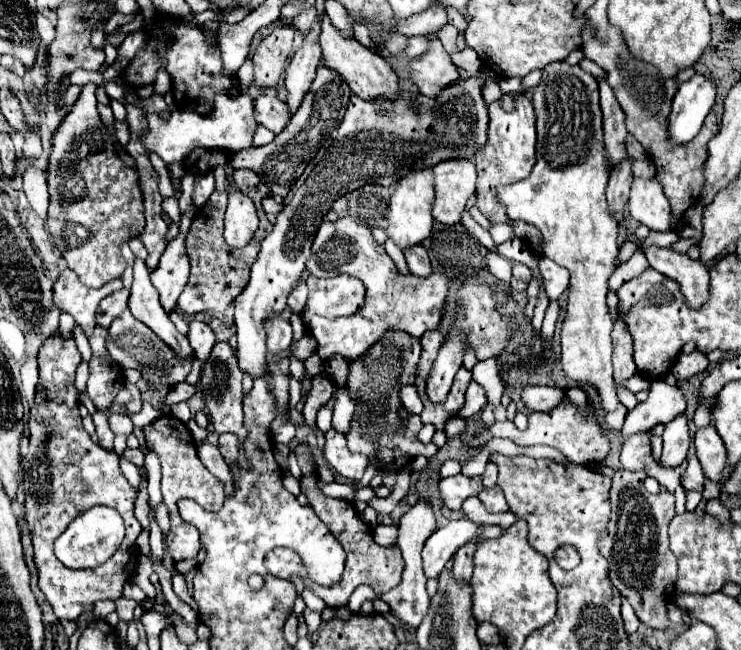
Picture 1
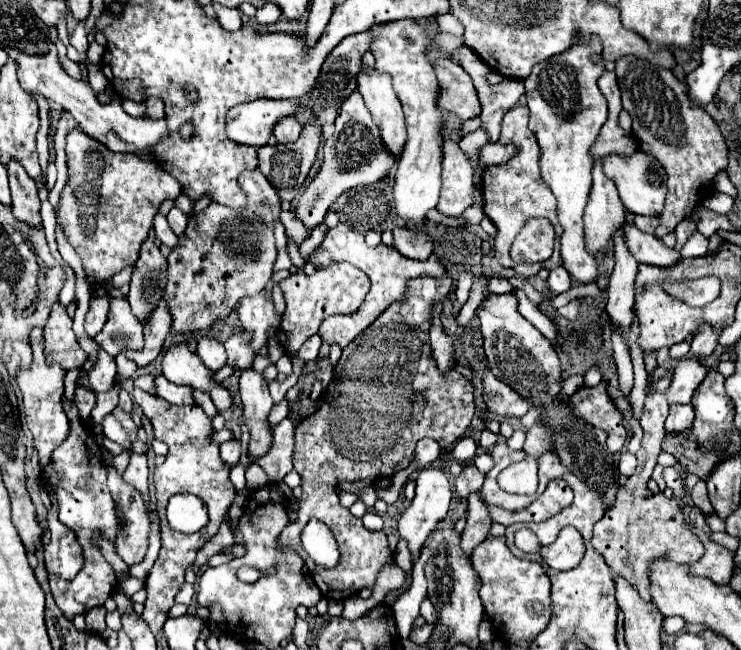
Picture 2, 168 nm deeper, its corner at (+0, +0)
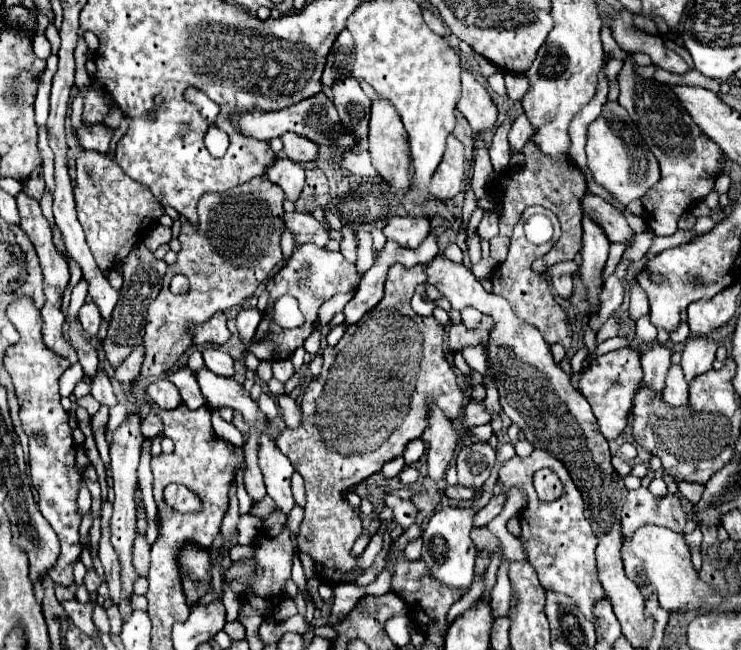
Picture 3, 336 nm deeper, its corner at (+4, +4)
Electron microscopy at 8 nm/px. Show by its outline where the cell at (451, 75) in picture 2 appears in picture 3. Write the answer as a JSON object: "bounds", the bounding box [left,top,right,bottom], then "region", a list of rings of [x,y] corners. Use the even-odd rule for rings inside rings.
{"bounds":[458,72,498,132],"region":[[[462,72],[462,98],[458,110],[464,114],[474,132],[486,132],[496,124],[498,110],[492,102],[488,90],[474,80],[470,72]]]}

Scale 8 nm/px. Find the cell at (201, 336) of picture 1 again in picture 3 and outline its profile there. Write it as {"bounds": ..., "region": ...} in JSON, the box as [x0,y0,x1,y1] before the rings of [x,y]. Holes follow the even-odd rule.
{"bounds":[204,350,234,378],"region":[[[206,350],[204,362],[206,362],[206,368],[218,376],[224,376],[224,378],[234,376],[234,360],[230,354],[226,354],[222,350]]]}

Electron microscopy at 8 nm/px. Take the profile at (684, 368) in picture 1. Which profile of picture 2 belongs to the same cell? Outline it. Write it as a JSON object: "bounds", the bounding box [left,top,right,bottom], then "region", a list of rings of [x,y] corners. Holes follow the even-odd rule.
{"bounds":[690,330,718,358],"region":[[[700,330],[700,334],[696,334],[692,340],[690,354],[694,358],[708,358],[714,352],[716,344],[718,344],[718,334],[712,334],[710,330]]]}

